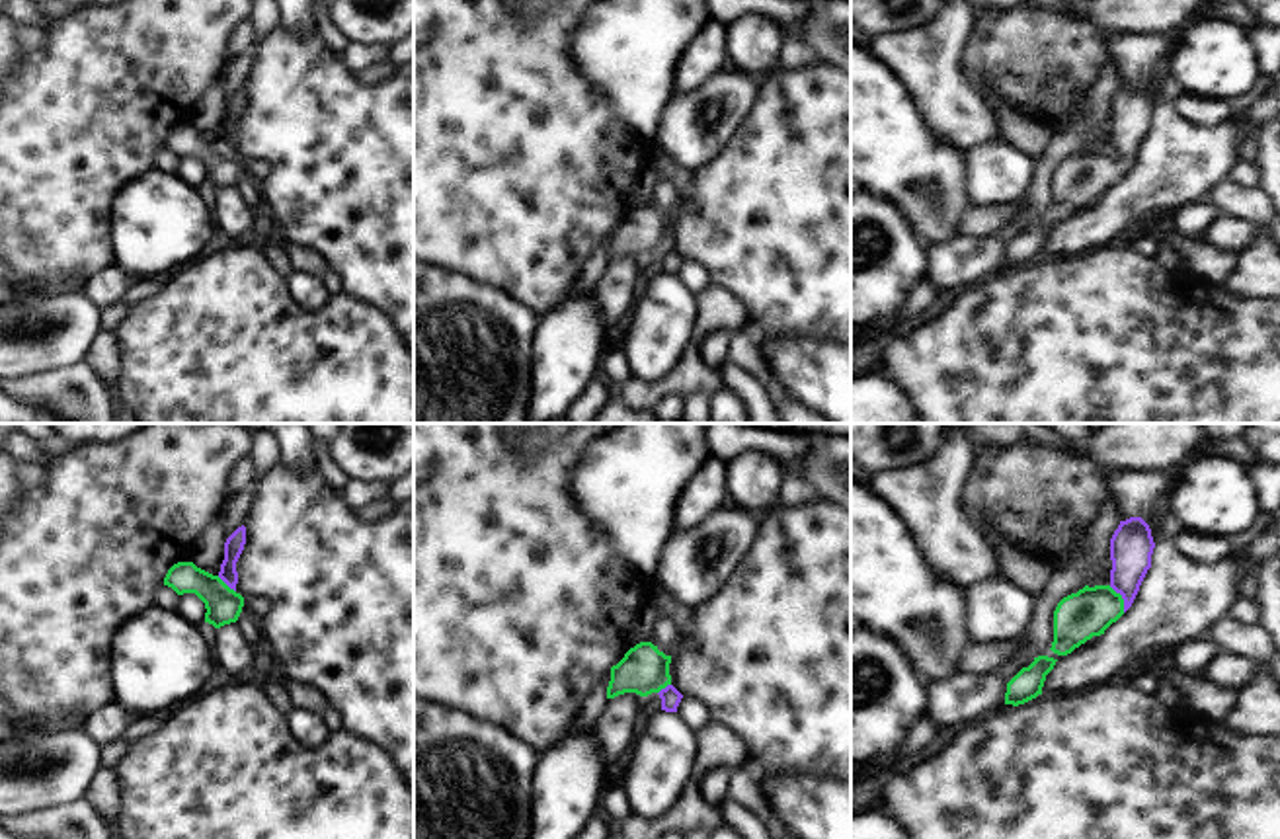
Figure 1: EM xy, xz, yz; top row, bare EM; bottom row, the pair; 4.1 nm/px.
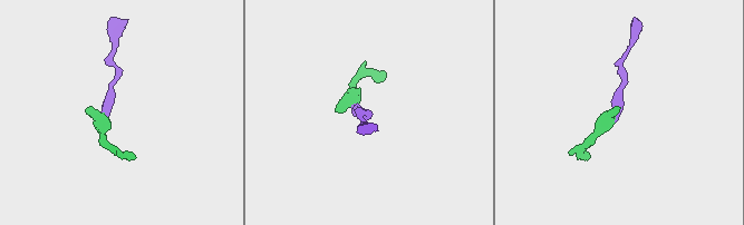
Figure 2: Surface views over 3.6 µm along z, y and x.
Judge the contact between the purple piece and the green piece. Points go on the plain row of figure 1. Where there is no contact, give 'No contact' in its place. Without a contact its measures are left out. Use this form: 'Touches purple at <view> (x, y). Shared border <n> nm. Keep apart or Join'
Touches purple at yz (1122, 160). Shared border 130 nm. Join.

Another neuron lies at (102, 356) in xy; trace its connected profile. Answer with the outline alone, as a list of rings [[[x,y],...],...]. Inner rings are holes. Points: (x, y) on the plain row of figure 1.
[[[98,332],[84,355],[84,363],[113,392],[117,392],[119,359],[119,345],[113,332]]]

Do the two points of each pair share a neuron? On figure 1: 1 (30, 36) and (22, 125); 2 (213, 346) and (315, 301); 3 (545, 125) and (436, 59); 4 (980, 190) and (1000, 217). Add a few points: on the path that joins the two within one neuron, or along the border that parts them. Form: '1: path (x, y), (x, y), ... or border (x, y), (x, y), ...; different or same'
1: border (45, 30), (45, 41), (40, 47), (22, 51); different
2: border (285, 278), (291, 297), (309, 311), (330, 297); different
3: path (518, 125), (502, 125), (463, 86); same
4: border (1019, 199), (970, 203); different

